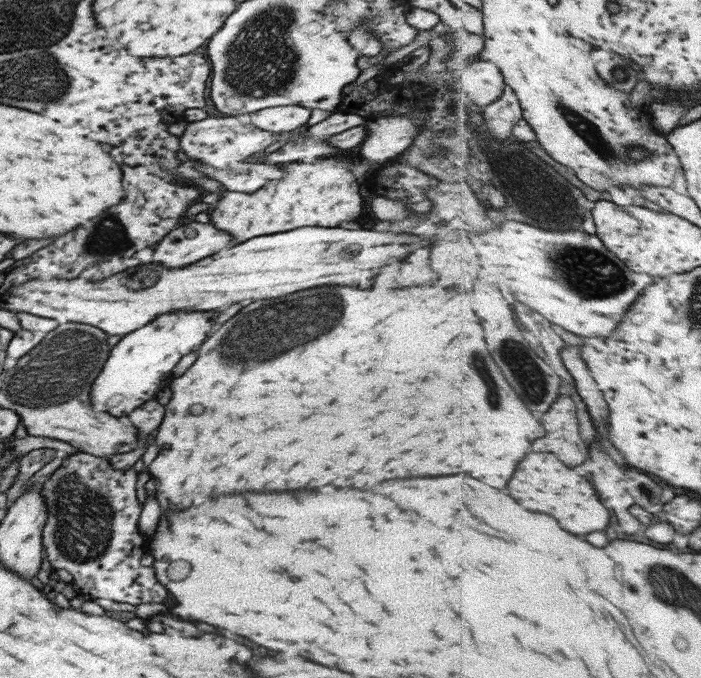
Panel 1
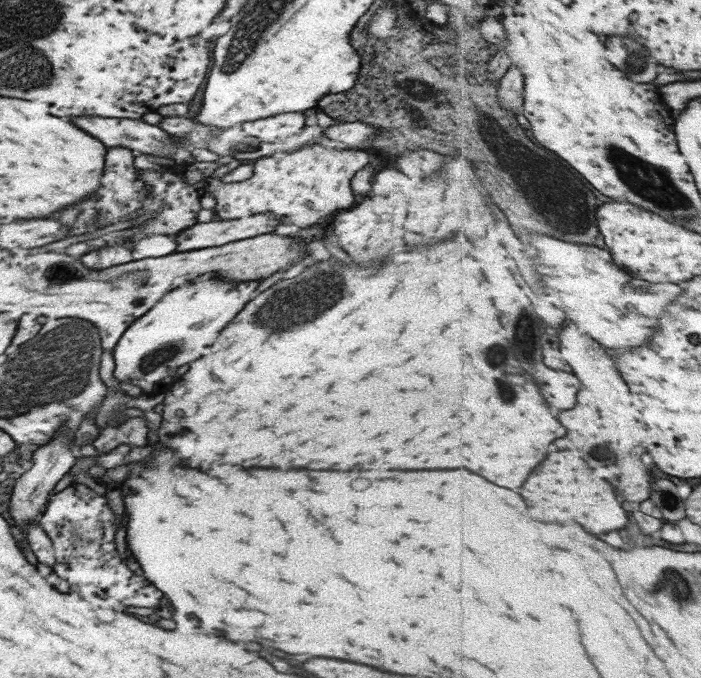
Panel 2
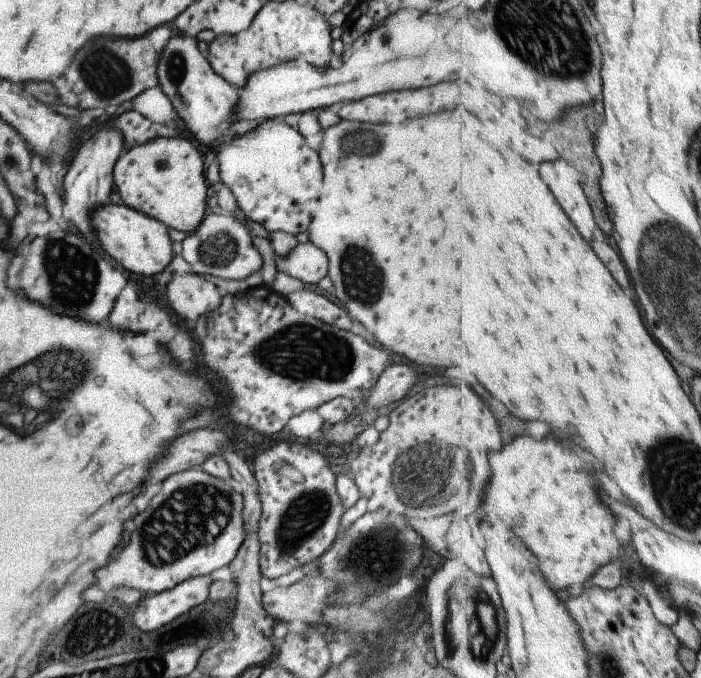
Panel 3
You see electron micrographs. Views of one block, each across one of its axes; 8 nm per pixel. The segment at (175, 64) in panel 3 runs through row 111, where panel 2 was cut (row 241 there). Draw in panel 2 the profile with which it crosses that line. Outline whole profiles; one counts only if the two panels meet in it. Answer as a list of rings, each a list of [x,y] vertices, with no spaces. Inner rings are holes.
[[[252,216],[236,220],[215,219],[206,223],[196,223],[180,231],[174,239],[179,252],[188,252],[214,246],[222,246],[232,240],[254,238],[258,234],[274,232],[274,216]]]

